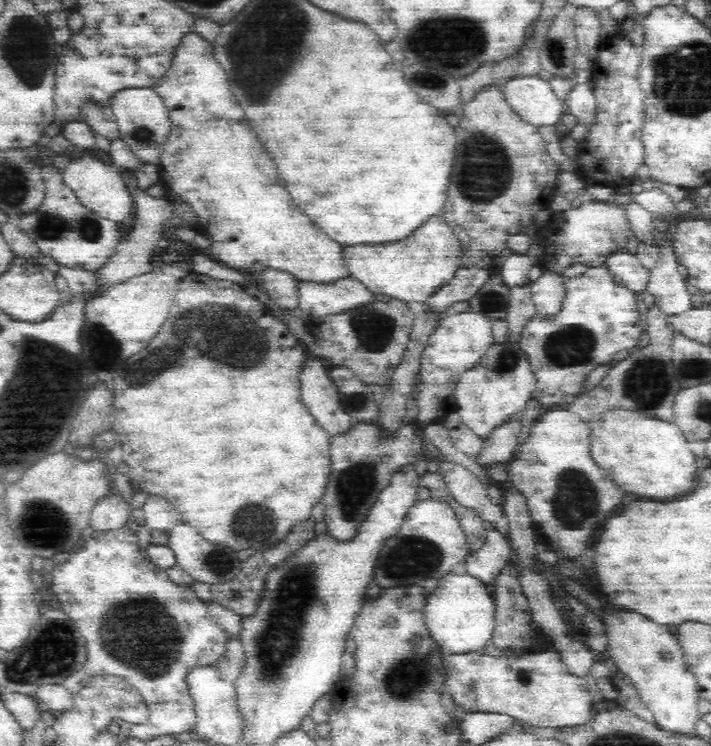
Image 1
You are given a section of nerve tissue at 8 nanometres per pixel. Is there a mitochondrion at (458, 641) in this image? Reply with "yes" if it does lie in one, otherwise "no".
no

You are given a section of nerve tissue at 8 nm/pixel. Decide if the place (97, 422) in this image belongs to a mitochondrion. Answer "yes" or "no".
no

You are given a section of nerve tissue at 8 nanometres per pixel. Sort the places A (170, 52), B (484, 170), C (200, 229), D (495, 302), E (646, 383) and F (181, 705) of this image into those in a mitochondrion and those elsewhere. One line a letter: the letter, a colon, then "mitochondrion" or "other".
A: other
B: mitochondrion
C: other
D: mitochondrion
E: mitochondrion
F: other

